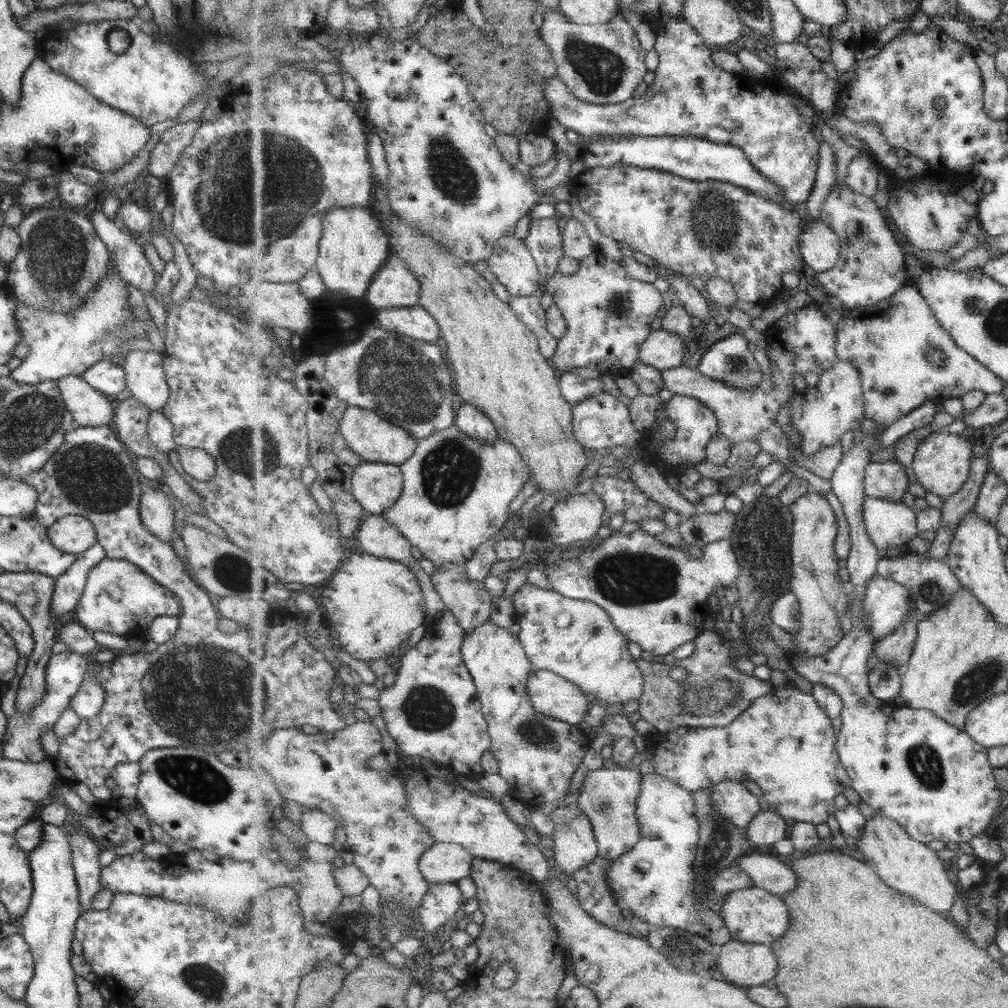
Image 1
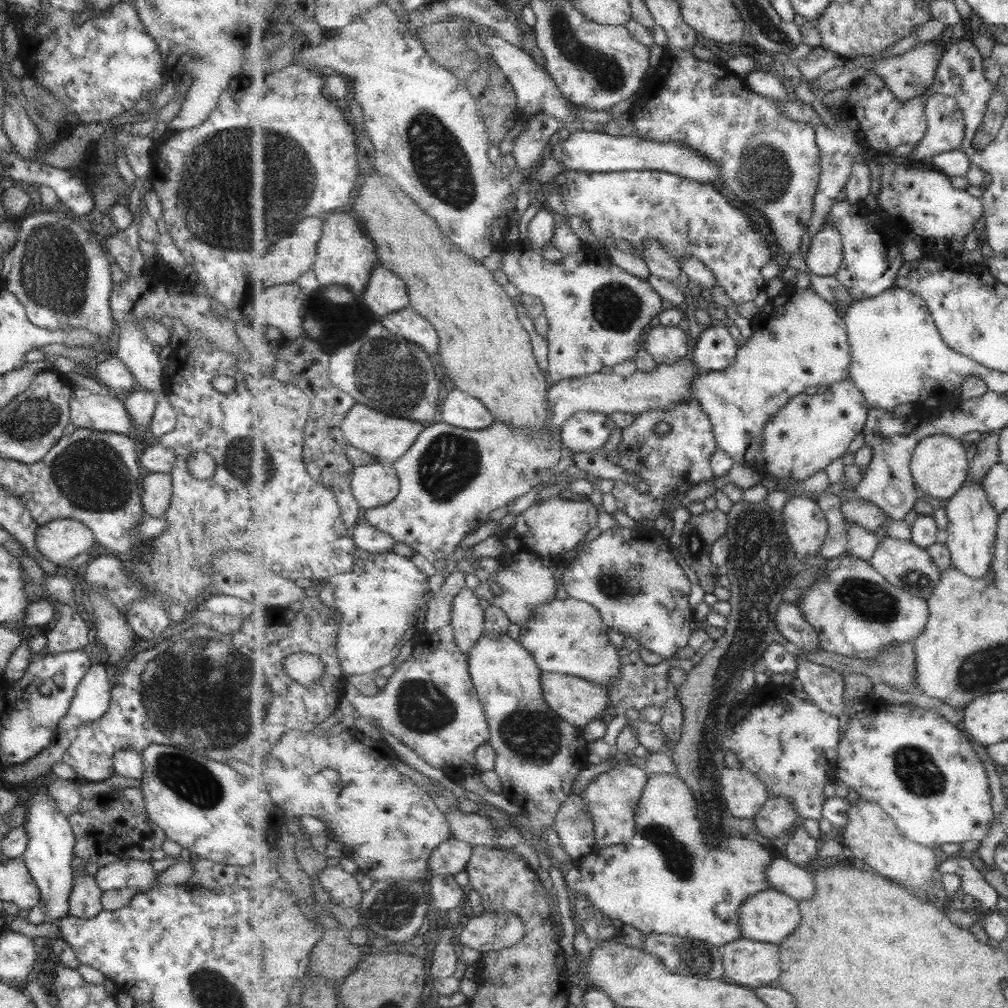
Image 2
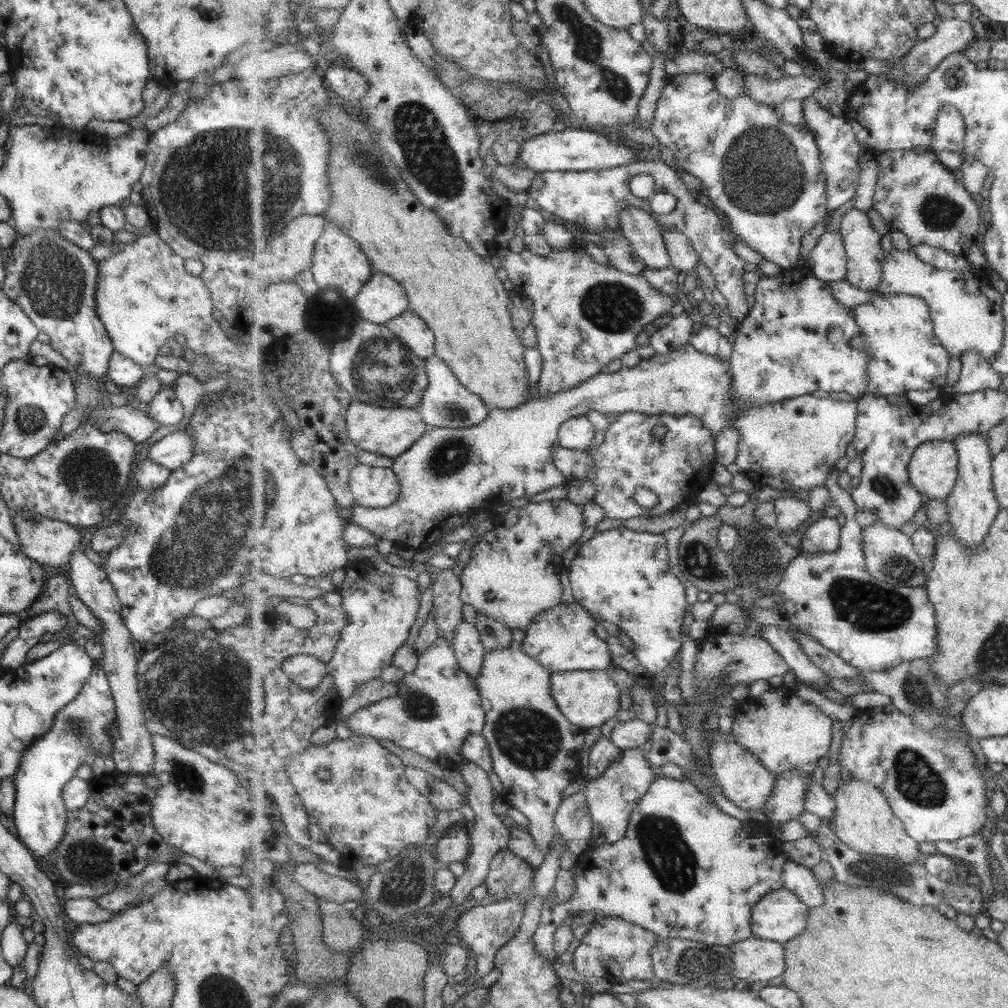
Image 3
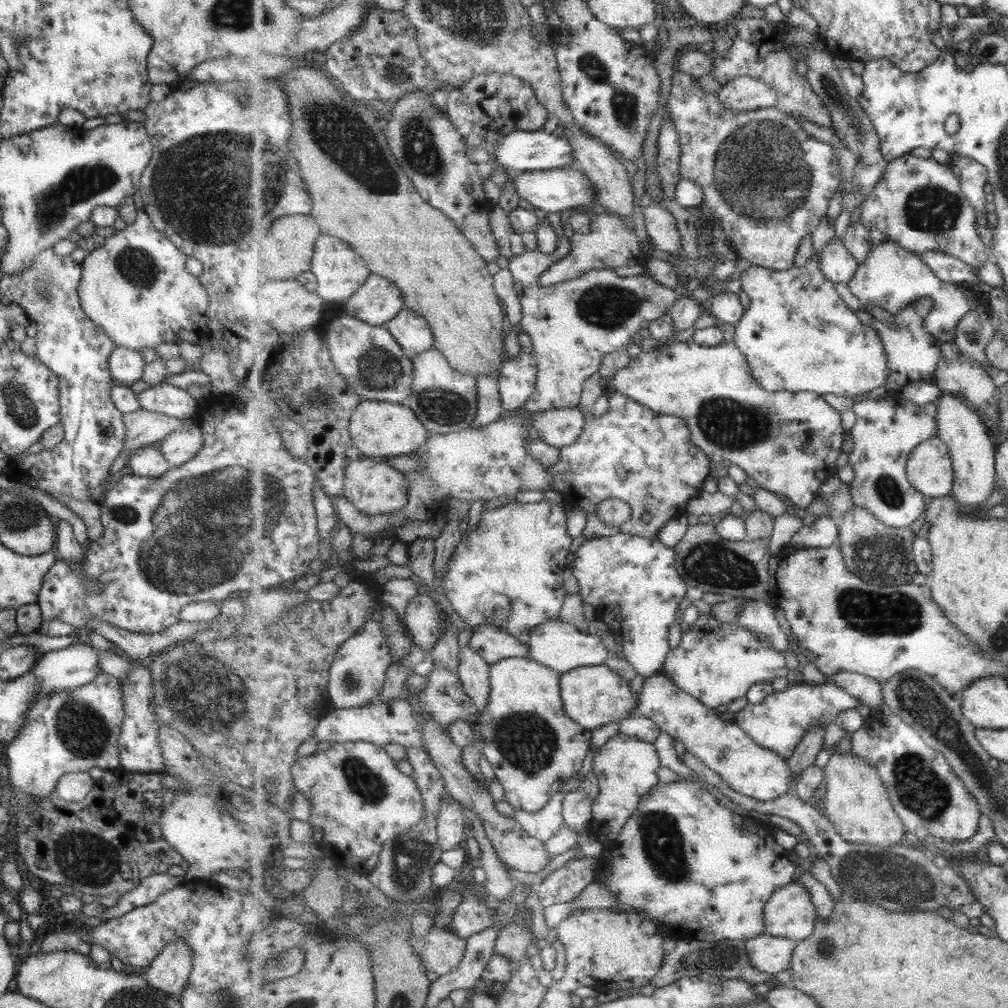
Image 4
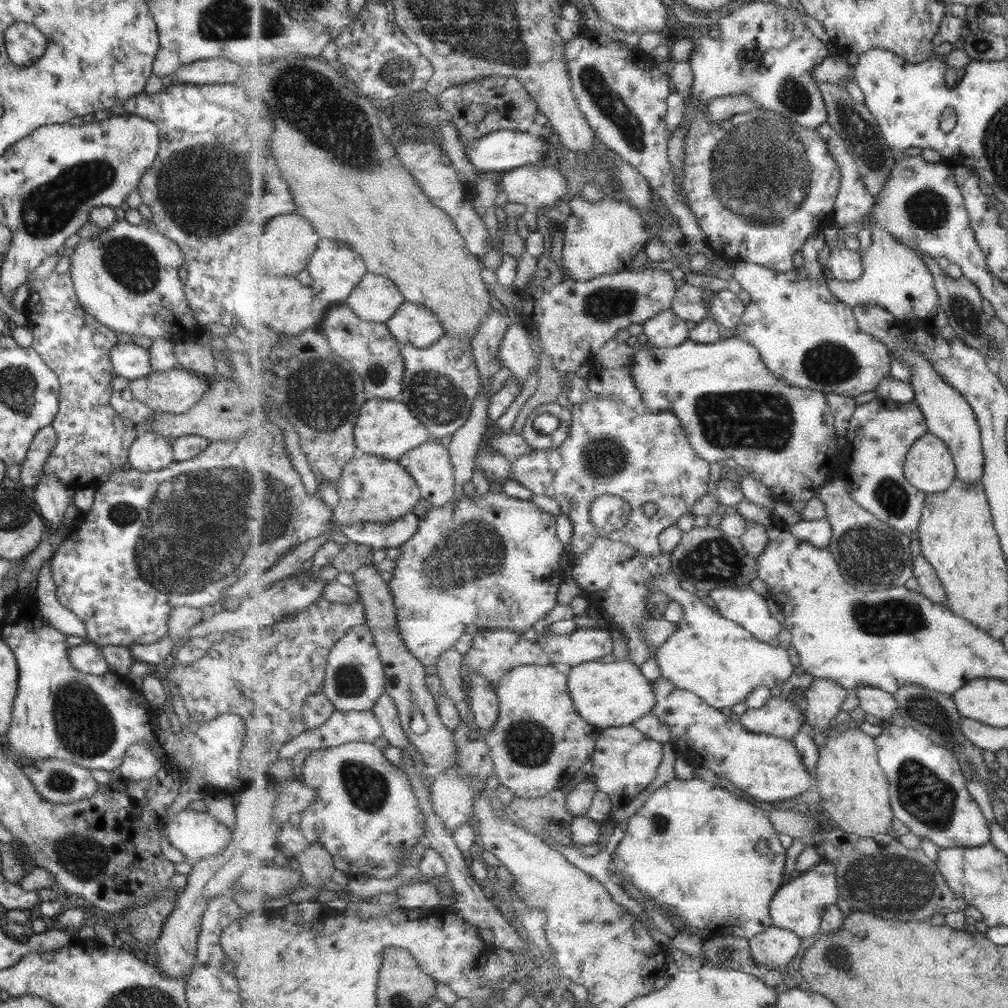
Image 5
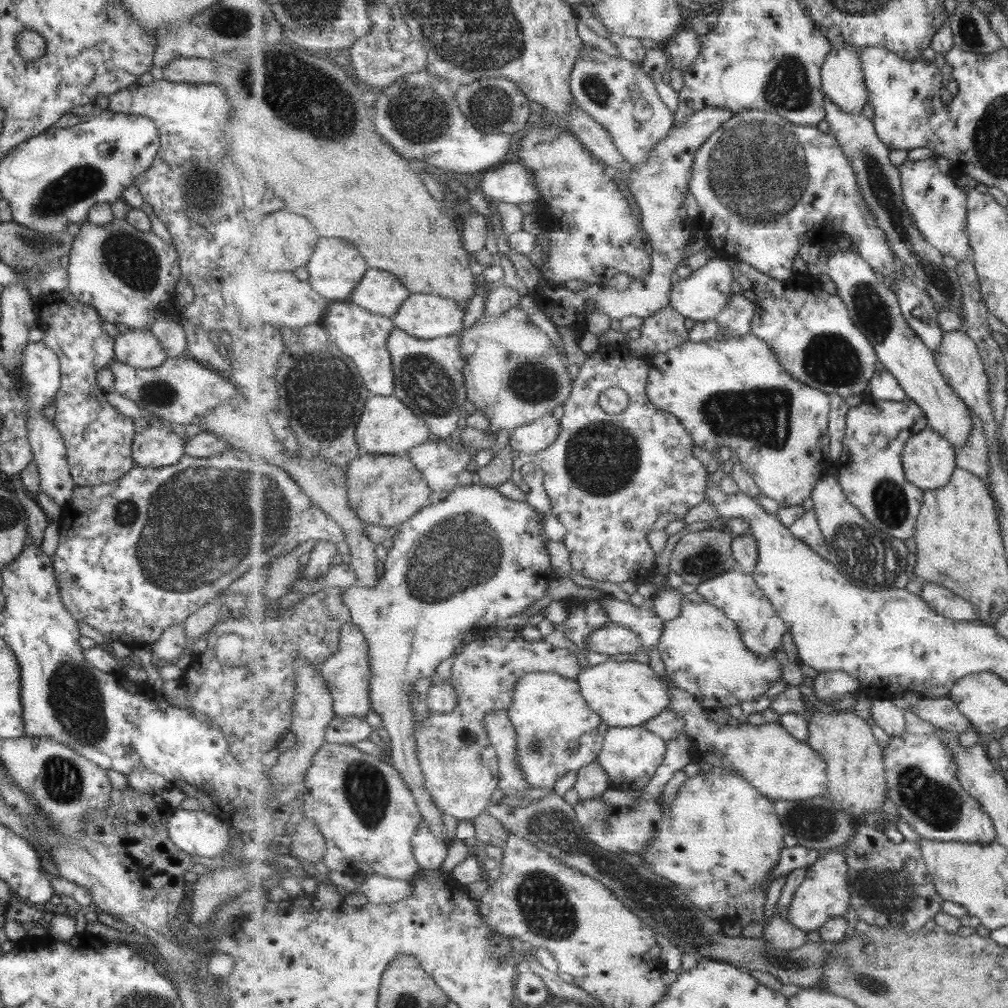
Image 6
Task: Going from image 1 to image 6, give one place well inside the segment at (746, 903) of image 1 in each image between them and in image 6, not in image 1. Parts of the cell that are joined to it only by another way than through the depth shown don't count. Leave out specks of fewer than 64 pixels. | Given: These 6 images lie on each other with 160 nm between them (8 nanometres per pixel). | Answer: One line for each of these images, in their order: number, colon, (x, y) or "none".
2: (771, 916)
3: (781, 916)
4: (790, 913)
5: (798, 906)
6: (825, 893)

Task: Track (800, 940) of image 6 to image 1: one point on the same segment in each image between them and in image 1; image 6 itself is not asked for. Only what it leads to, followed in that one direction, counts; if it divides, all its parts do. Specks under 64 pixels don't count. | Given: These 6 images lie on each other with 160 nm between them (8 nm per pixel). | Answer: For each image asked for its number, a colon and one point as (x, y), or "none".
1: (745, 964)
2: (754, 964)
3: (756, 961)
4: (772, 955)
5: (775, 948)

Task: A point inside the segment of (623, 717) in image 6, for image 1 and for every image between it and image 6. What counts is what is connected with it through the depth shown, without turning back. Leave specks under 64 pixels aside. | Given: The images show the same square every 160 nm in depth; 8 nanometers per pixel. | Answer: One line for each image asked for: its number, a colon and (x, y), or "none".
1: (552, 694)
2: (579, 701)
3: (588, 698)
4: (595, 695)
5: (614, 694)

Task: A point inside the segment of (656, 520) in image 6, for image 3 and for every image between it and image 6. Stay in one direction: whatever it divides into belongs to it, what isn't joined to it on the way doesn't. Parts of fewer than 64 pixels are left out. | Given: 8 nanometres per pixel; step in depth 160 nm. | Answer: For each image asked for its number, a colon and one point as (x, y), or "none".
3: (629, 458)
4: (632, 453)
5: (617, 445)

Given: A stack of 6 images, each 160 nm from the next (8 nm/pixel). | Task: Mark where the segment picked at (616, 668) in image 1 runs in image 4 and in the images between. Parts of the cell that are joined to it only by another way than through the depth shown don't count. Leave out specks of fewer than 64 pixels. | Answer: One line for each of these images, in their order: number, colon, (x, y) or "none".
2: (568, 636)
3: (563, 638)
4: (557, 644)

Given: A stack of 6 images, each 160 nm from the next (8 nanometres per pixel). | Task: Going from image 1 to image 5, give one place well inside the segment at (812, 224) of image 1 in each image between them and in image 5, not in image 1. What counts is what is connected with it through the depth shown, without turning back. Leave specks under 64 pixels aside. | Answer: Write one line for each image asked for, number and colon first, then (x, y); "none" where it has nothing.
2: (825, 255)
3: (829, 260)
4: (838, 263)
5: (844, 264)

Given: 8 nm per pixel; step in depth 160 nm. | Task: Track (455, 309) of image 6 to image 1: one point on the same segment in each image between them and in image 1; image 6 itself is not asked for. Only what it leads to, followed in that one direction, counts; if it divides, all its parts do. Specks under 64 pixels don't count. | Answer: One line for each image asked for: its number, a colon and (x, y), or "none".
1: (416, 321)
2: (408, 323)
3: (414, 332)
4: (412, 332)
5: (414, 323)

